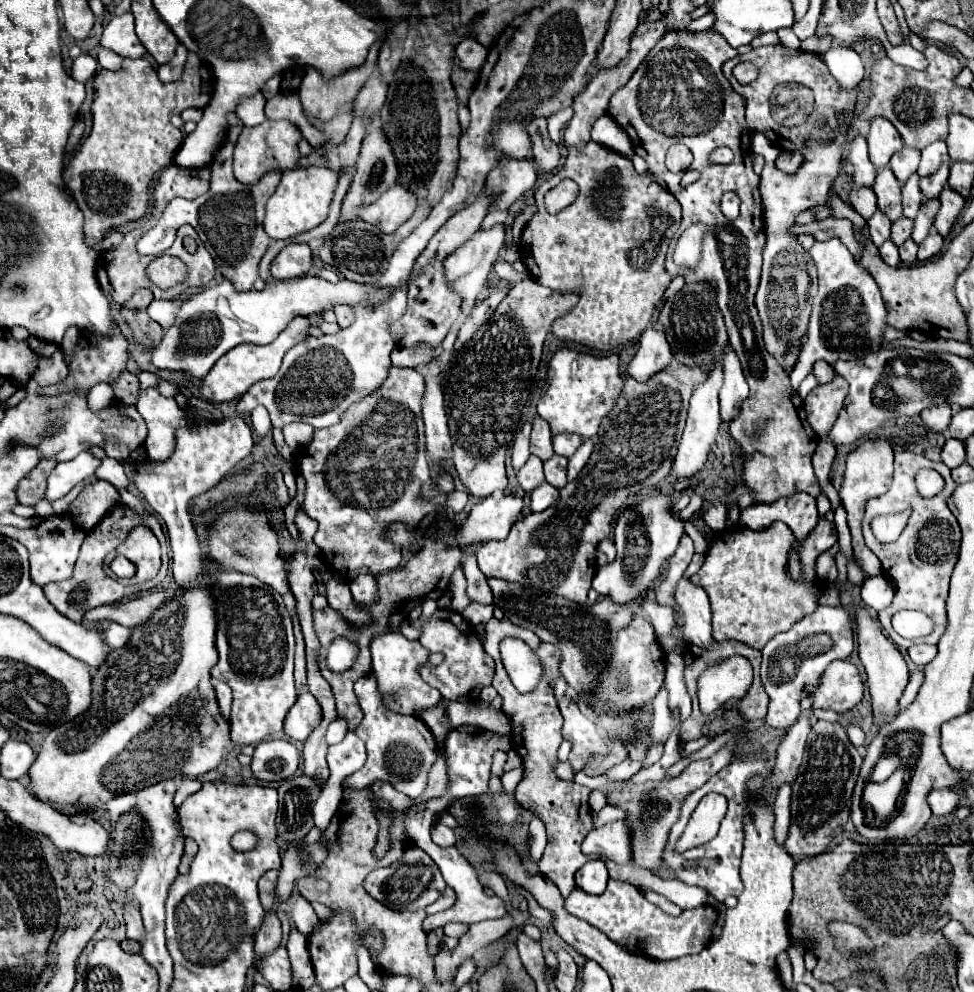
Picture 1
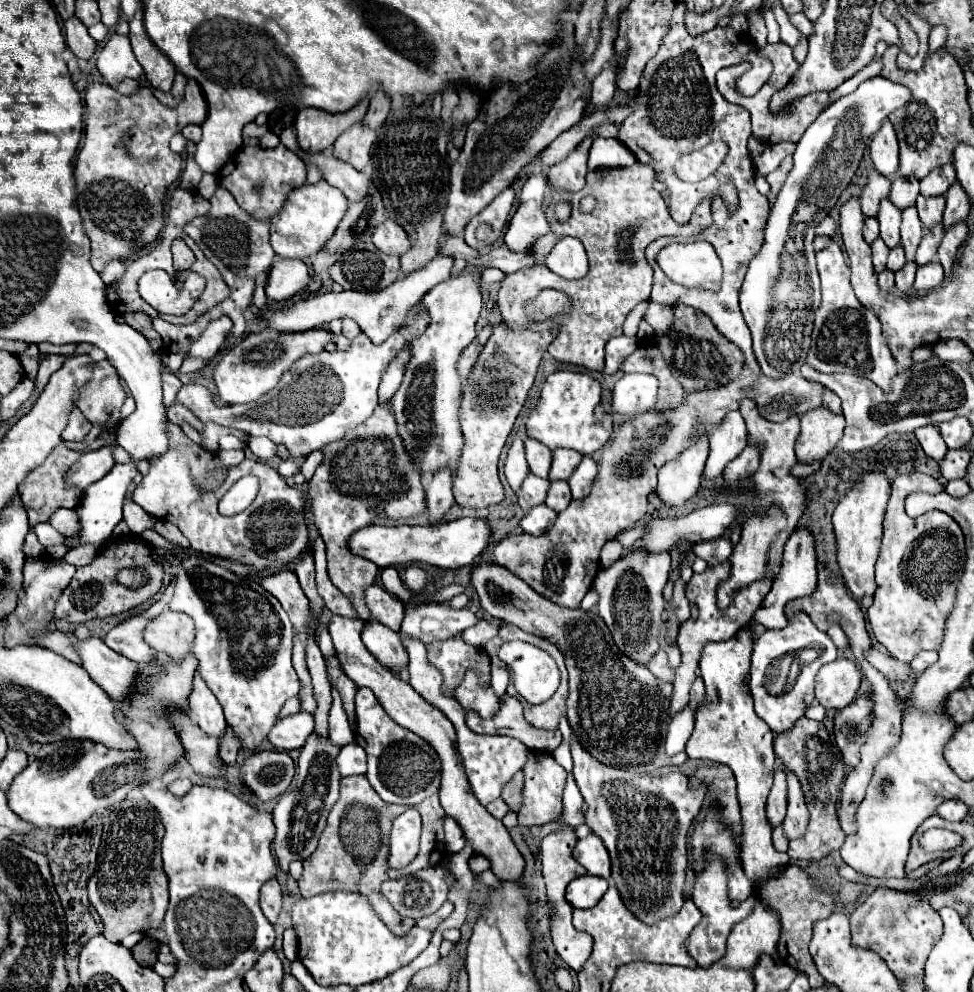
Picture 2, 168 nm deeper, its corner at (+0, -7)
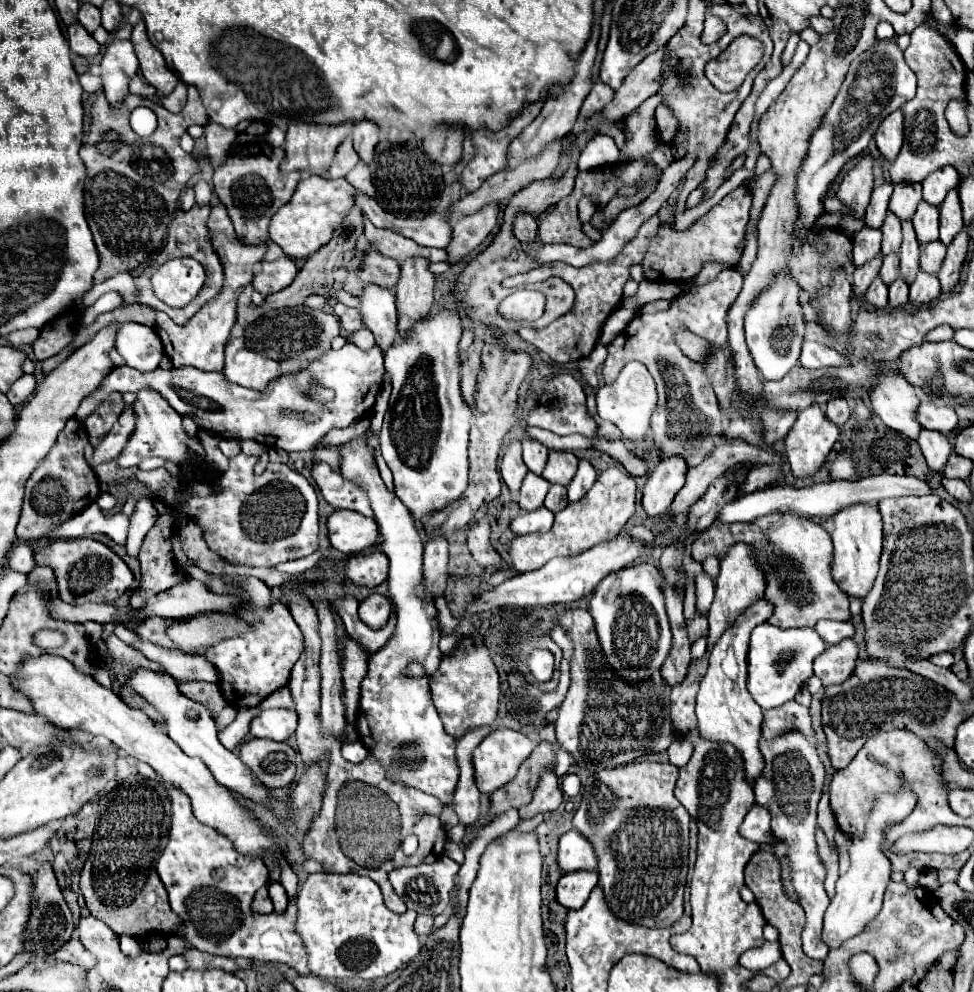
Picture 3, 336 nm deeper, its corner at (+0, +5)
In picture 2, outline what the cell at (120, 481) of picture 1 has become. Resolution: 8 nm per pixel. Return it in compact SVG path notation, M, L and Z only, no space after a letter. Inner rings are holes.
M130 500L124 502L124 522L128 524L128 528L134 536L142 536L144 530L152 528L152 516Z

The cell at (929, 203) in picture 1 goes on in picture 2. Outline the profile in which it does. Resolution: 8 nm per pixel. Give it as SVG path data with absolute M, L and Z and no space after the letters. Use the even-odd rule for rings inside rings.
M942 224L932 226L930 230L926 230L926 234L924 234L924 238L918 246L918 252L916 252L916 264L918 266L926 266L926 262L936 262L938 242L942 242L942 234L944 234Z

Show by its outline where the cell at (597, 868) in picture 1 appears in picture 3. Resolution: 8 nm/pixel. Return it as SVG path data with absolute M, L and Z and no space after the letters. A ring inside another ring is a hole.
M596 870L568 872L556 884L556 900L568 910L582 908L596 884L598 884Z

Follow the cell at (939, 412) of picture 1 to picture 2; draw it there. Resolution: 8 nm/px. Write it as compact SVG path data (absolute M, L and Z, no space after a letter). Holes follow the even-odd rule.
M932 424L930 426L922 426L914 434L916 434L916 438L918 438L918 442L920 442L920 446L922 446L926 456L934 458L936 462L940 462L946 456L948 448L946 448L942 436L938 434L936 426L932 426Z

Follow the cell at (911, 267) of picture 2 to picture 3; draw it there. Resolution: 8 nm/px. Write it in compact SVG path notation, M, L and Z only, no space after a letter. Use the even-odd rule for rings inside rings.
M896 278L892 284L890 284L890 300L888 300L888 306L902 306L908 302L908 284L904 278Z

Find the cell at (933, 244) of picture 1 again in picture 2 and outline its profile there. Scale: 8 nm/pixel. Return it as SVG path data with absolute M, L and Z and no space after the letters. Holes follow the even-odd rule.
M932 262L928 266L918 268L916 272L916 280L914 280L914 290L916 294L926 294L934 288L938 288L944 282L944 272L940 262Z

